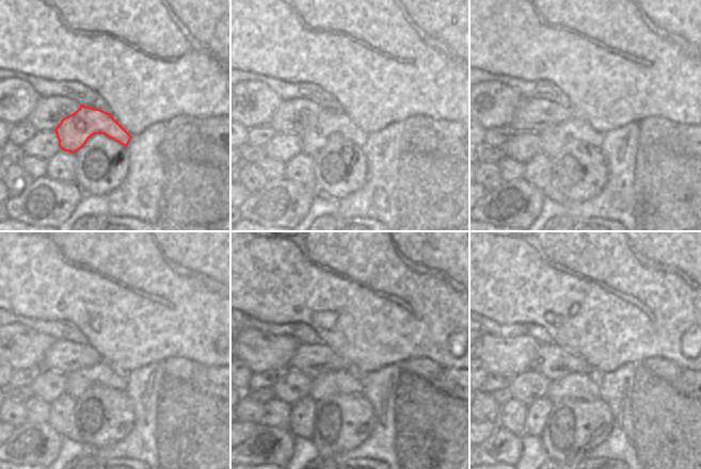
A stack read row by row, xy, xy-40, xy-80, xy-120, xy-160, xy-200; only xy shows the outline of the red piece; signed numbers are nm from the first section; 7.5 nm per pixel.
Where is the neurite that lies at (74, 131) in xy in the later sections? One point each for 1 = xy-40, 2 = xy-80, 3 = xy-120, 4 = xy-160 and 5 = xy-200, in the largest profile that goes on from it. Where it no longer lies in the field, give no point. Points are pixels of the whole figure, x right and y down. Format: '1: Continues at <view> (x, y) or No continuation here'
1: Continues at xy-40 (315, 135)
2: Continues at xy-80 (553, 139)
3: Continues at xy-120 (102, 372)
4: Continues at xy-160 (344, 381)
5: Continues at xy-200 (583, 386).

